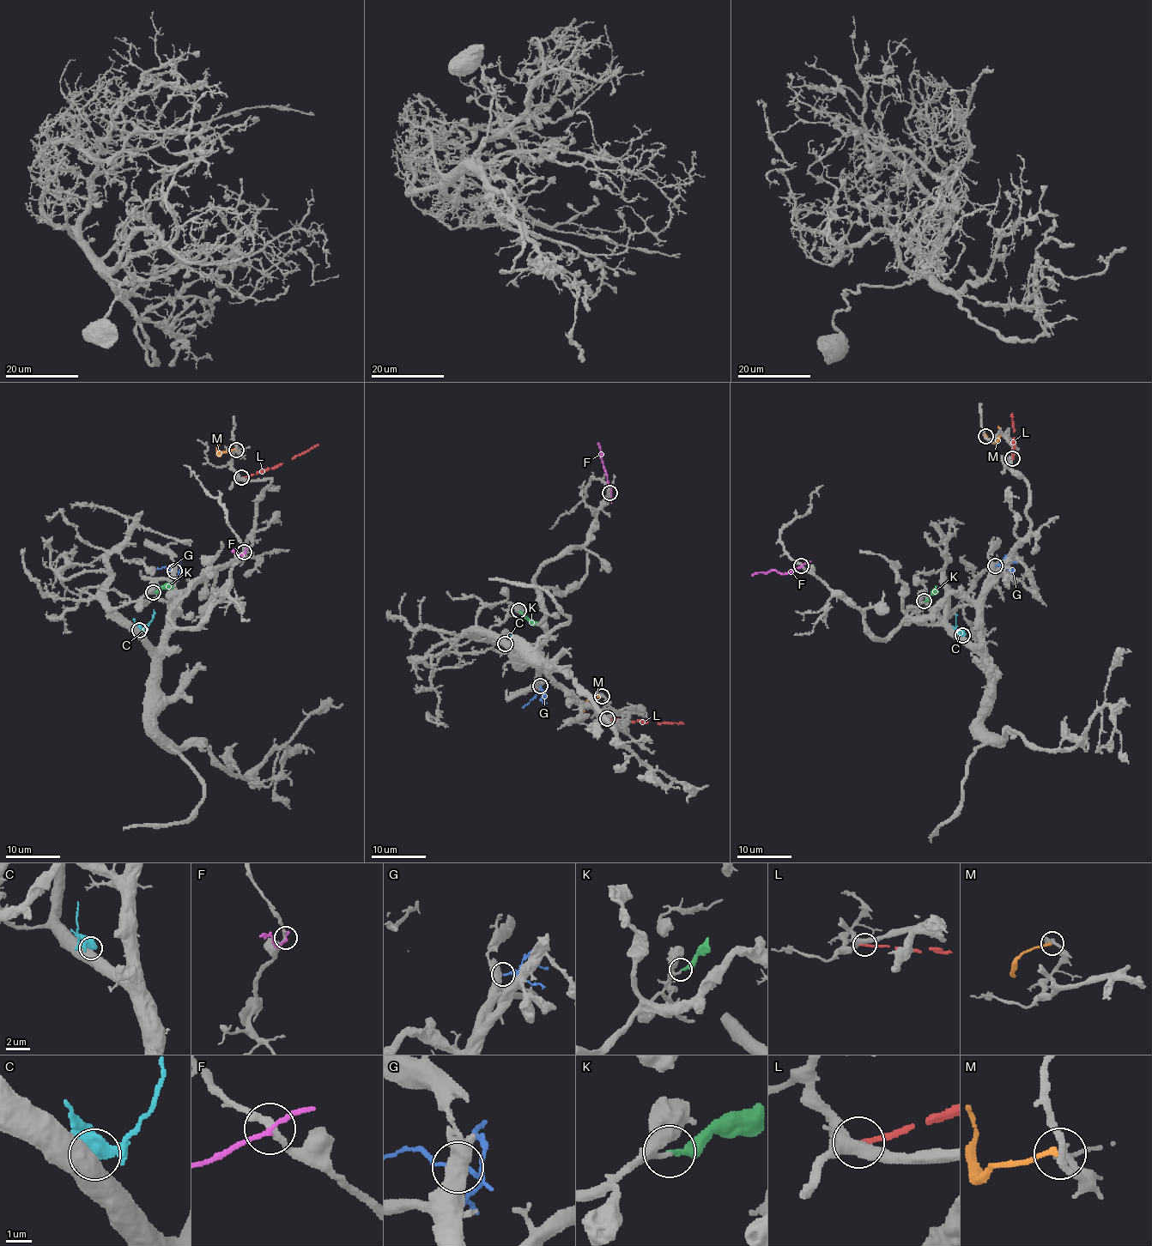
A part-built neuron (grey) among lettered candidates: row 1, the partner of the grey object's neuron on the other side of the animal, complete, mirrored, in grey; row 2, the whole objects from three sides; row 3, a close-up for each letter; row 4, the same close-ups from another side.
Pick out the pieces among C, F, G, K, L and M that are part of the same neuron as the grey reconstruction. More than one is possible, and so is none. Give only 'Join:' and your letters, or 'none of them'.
Join: G, K

